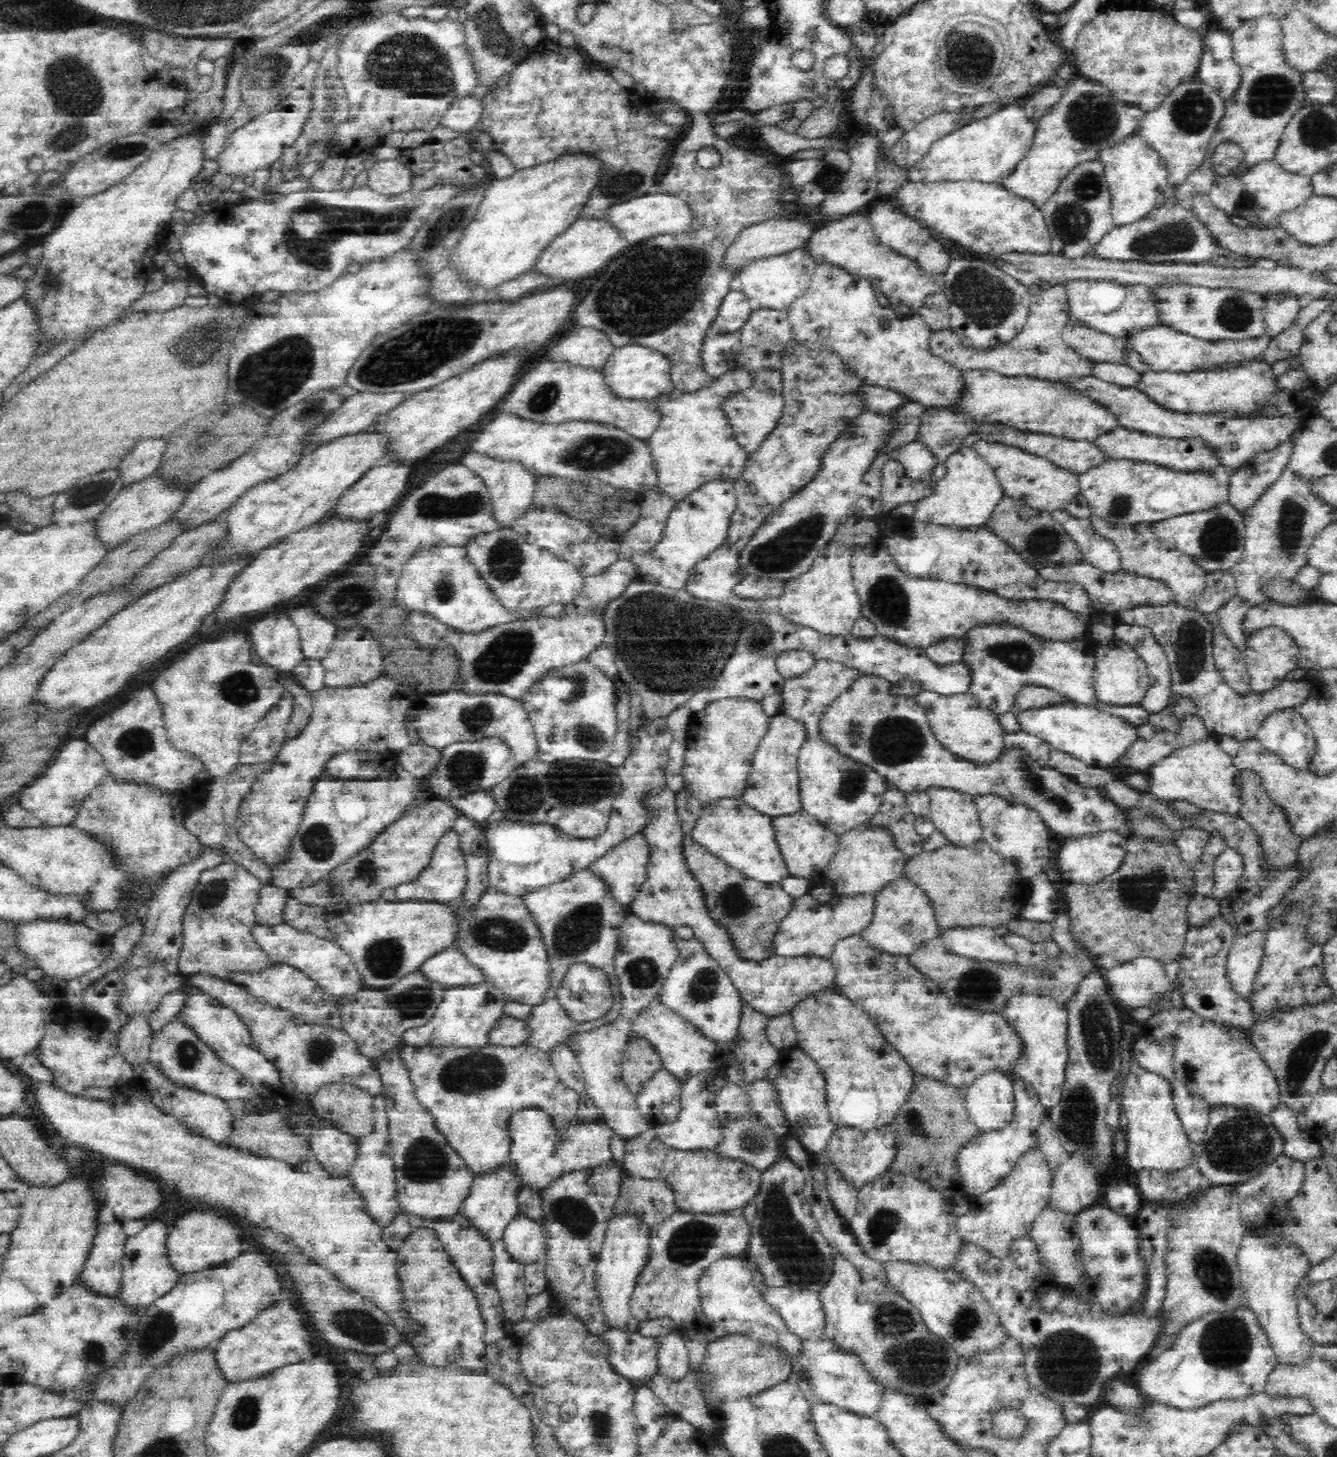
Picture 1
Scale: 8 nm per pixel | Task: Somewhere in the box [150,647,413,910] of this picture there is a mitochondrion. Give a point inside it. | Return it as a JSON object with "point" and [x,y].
{"point":[241,688]}

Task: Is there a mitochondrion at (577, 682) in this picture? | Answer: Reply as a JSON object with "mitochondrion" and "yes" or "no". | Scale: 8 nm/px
{"mitochondrion":"yes"}

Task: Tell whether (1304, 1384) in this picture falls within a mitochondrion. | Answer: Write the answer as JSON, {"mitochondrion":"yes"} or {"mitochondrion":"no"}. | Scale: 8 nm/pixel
{"mitochondrion":"no"}

